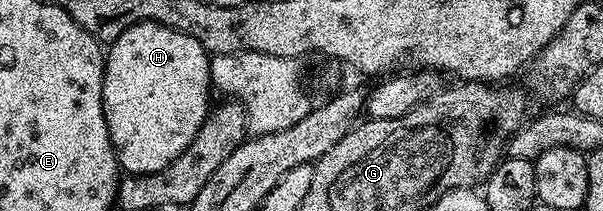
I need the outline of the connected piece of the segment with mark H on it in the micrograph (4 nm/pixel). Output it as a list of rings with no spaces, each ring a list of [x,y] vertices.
[[[142,21],[110,42],[103,67],[103,114],[120,170],[134,175],[156,173],[169,167],[169,163],[173,163],[173,159],[177,159],[198,135],[212,104],[211,93],[211,57],[197,39],[152,21]]]

